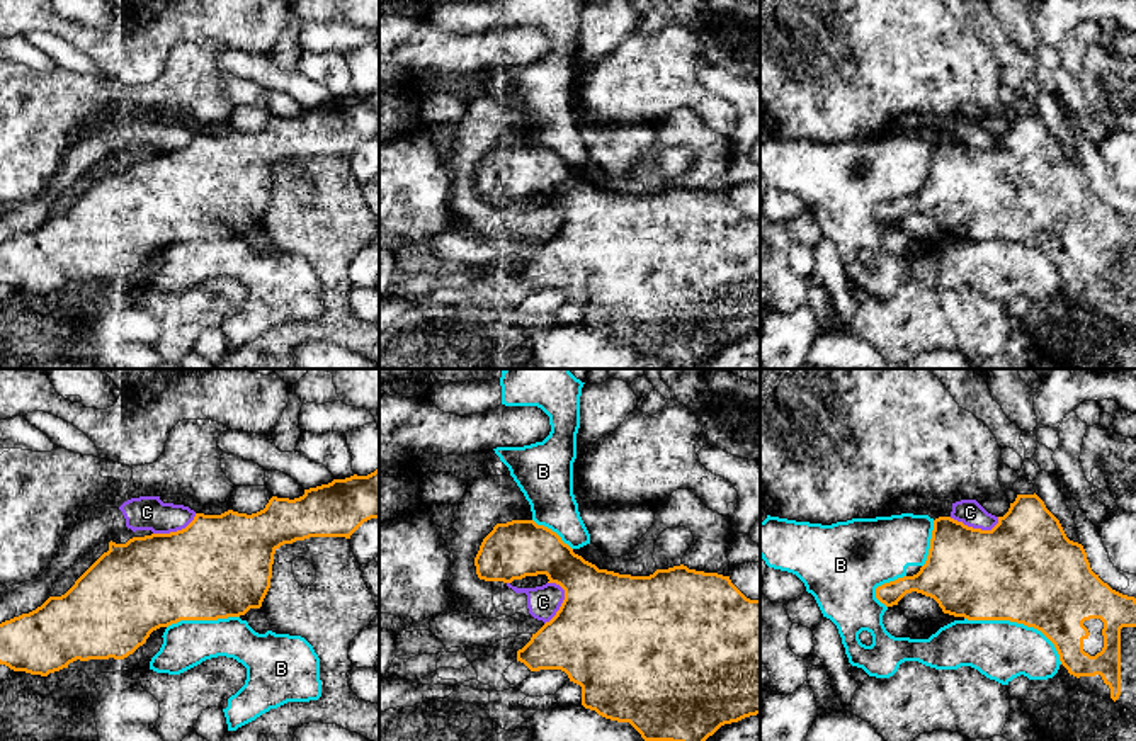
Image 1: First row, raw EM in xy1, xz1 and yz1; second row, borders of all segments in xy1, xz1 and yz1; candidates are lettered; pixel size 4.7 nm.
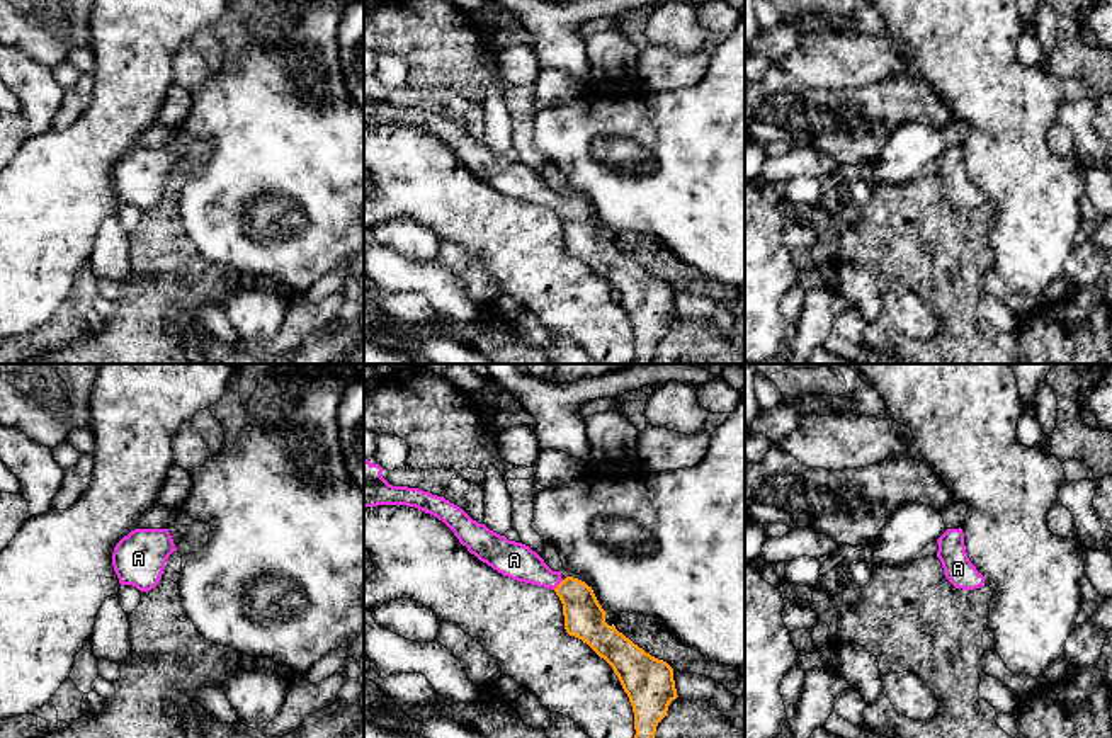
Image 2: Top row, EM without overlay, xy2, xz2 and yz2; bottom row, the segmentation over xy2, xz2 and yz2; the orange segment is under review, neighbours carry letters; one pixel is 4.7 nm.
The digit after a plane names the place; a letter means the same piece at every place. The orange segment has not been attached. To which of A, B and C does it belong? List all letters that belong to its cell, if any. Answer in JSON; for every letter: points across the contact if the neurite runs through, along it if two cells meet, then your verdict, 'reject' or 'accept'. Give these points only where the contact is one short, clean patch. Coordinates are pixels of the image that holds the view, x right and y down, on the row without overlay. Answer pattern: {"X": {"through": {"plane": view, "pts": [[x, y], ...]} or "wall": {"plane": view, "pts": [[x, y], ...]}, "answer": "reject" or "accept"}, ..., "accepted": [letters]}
{"A": {"through": {"plane": "xz2", "pts": [[584, 235], [580, 223], [560, 203], [514, 179]]}, "answer": "accept"}, "B": {"answer": "reject"}, "C": {"wall": {"plane": "yz1", "pts": [[949, 136], [982, 148], [992, 148], [999, 141]]}, "answer": "reject"}, "accepted": ["A"]}

